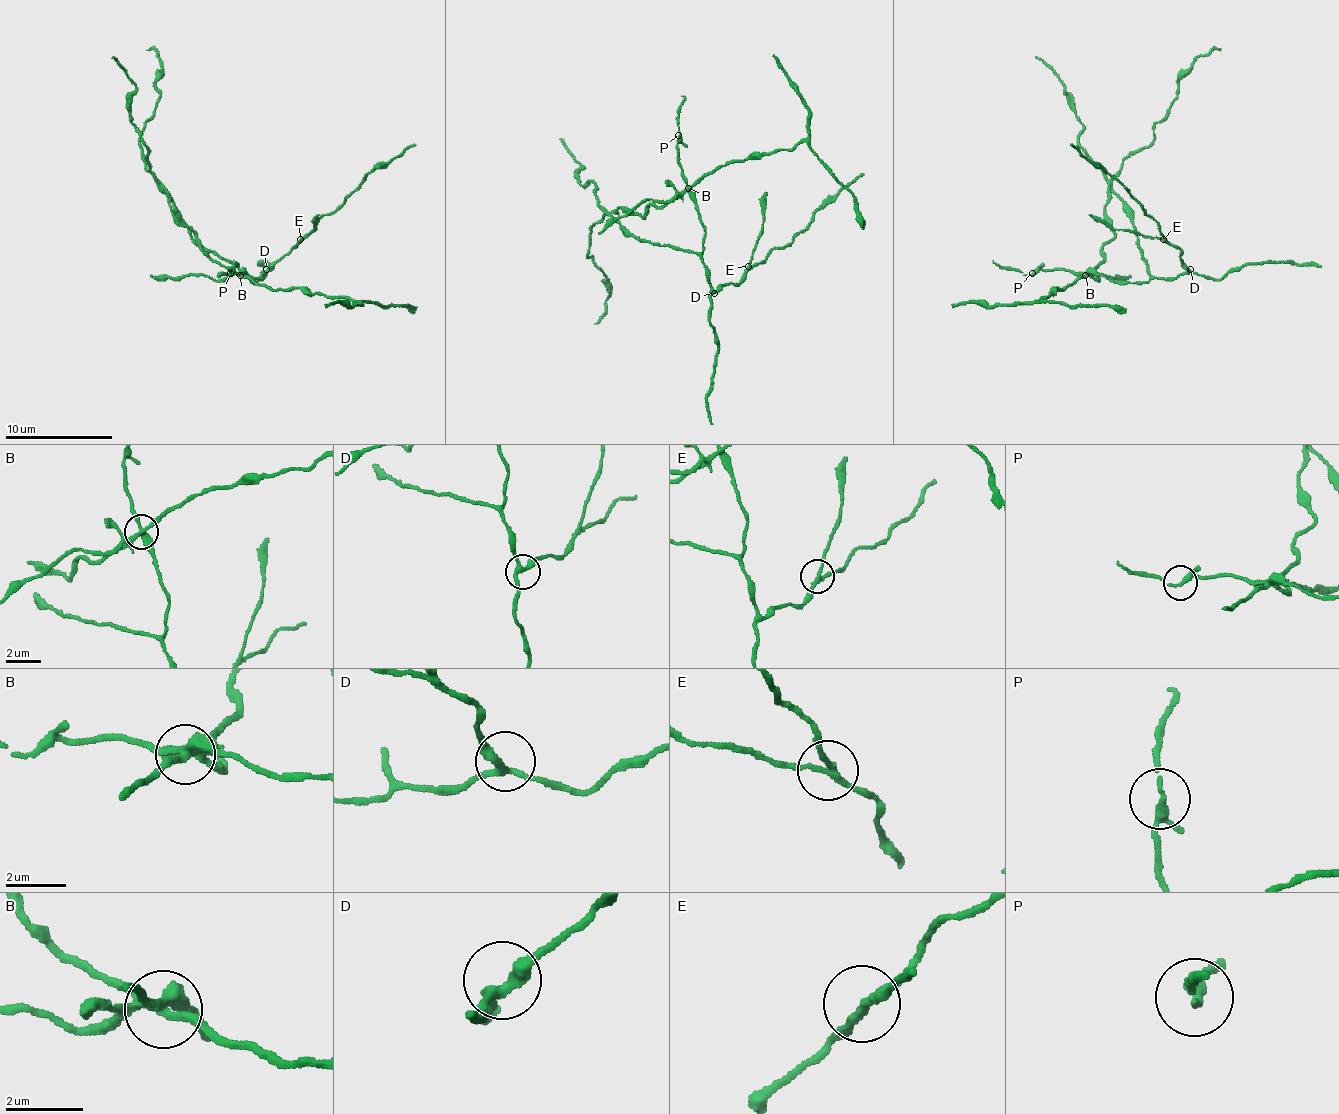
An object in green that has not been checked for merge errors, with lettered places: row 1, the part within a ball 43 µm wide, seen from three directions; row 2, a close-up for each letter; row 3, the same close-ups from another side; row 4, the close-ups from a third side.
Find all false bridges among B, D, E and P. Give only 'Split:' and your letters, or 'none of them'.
Split: B, E

